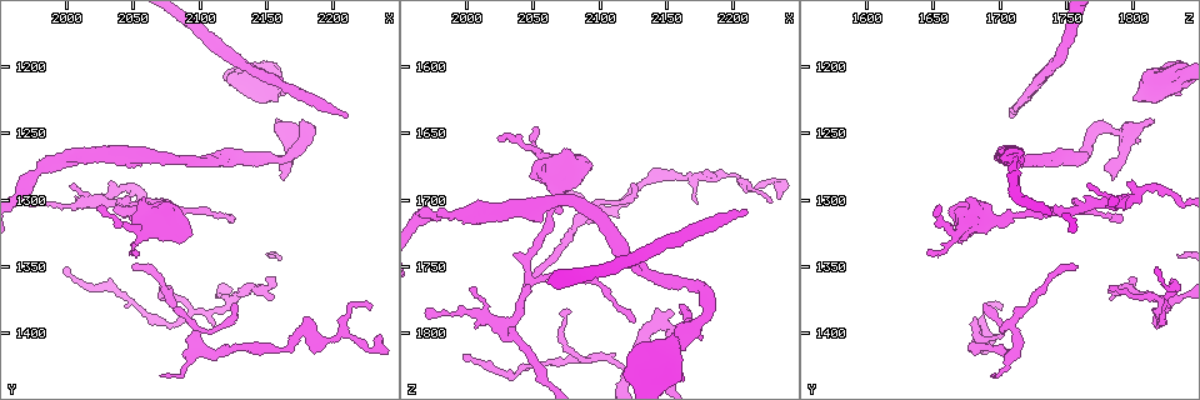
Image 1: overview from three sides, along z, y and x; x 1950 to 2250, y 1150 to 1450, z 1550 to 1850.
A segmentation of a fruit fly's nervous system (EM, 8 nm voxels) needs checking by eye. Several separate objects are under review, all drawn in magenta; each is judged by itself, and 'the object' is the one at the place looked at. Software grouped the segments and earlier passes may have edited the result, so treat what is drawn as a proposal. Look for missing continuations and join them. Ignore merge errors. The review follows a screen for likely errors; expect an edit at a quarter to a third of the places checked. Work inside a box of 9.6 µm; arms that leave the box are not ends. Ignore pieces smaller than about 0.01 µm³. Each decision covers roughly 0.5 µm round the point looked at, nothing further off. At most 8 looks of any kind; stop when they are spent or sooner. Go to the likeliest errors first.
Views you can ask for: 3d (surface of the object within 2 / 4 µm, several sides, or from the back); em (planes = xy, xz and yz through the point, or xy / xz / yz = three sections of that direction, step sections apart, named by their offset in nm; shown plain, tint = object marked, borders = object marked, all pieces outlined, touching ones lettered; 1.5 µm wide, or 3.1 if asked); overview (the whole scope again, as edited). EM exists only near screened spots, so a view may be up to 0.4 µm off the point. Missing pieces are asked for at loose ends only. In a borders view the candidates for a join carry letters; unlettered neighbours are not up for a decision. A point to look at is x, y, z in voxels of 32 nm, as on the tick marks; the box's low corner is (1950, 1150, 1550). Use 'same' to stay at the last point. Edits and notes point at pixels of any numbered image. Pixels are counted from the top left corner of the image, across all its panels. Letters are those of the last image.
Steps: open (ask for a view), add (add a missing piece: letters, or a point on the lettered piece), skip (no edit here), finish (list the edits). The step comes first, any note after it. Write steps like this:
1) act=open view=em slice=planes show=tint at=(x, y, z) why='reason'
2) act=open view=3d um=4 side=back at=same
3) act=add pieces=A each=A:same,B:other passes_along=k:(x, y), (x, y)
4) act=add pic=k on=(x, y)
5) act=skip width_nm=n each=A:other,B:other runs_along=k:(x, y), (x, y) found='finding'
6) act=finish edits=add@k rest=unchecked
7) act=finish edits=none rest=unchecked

act=open view=em slice=planes show=tint at=(2212, 1236, 1712) why='branch stops here'

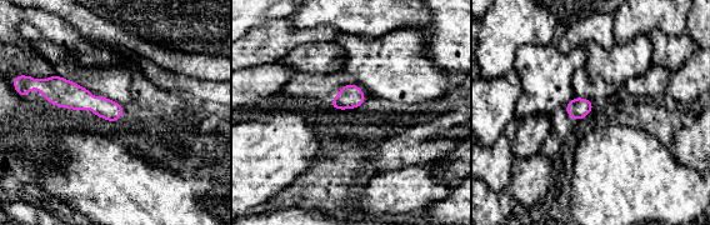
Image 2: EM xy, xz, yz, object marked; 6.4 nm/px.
act=open view=em slice=planes show=borders at=same why='see the neighbours'

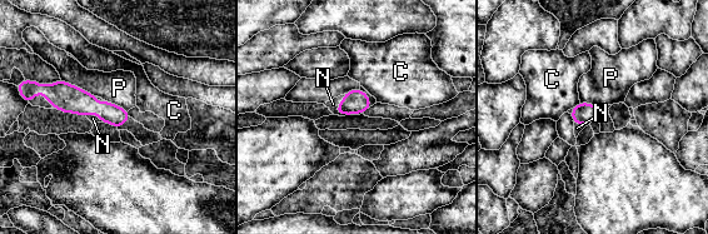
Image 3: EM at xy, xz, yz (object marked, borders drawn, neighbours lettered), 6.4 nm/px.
act=add pieces=N width_nm=120 longest_contact=P:240nm each=C:other,N:same,P:other found='it goes on there'

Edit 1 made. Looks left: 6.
act=open view=overview

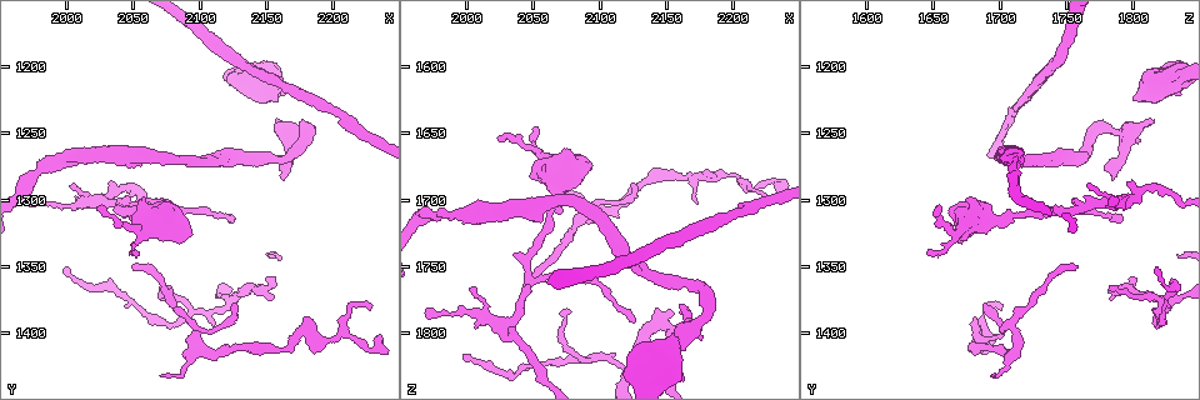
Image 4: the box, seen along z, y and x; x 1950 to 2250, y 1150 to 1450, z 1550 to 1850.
act=open view=3d um=2 side=back at=(2052, 1350, 1758) why='free end'

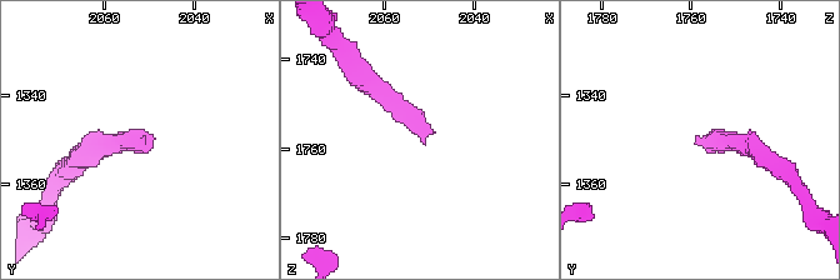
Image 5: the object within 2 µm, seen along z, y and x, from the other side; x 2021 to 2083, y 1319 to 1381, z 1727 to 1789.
act=open view=em slice=planes show=borders at=(2052, 1352, 1758)

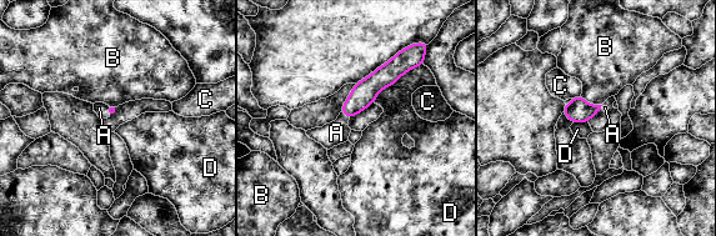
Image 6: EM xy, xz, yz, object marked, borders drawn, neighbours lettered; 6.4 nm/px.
act=add pieces=A each=A:same,B:other,C:other,D:other found='the neuron continues'

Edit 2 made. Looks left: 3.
act=open view=3d um=4 side=back at=(2164, 1284, 1786) why='branch stops here'

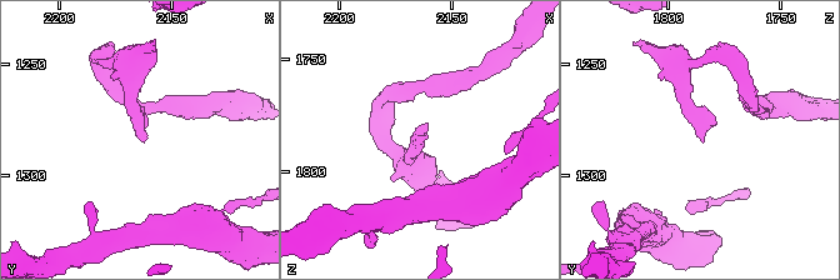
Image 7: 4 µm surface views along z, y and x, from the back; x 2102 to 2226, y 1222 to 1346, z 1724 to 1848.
act=open view=em slice=yz step=8 show=borders at=(2162, 1284, 1785)

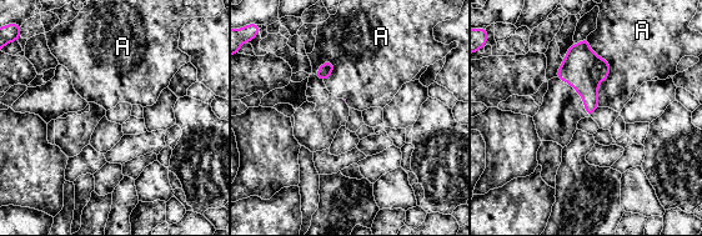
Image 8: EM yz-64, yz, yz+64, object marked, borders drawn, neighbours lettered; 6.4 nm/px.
act=open view=em slice=planes show=borders at=same

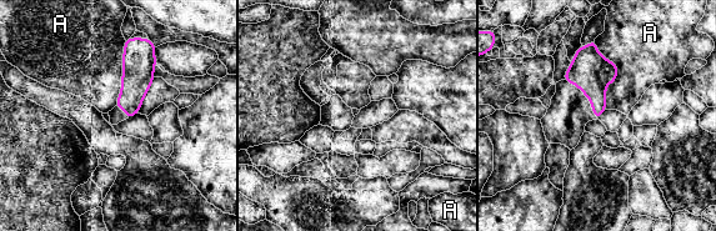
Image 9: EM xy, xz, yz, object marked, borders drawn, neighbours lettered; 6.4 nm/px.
act=skip each=A:other found='no lettered piece goes on from it'

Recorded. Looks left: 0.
act=finish edits=add@3,add@6 rest=unchecked

